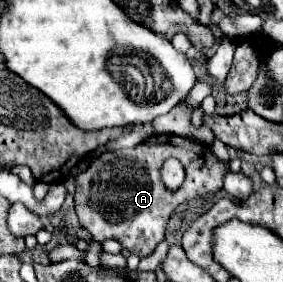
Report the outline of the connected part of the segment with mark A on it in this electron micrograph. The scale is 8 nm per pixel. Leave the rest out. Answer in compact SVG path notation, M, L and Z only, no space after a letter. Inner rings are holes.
M155 135L133 149L105 151L75 177L75 211L79 225L99 243L117 239L131 253L145 257L163 241L171 213L197 197L209 197L223 189L227 171L229 167L207 145L179 135ZM169 157L179 159L185 167L185 181L177 191L167 189L161 181L161 167Z

